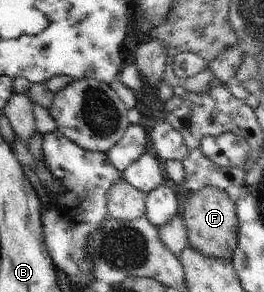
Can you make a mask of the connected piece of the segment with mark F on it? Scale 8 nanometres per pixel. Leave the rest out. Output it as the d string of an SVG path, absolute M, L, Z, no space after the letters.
M211 185L192 193L188 201L182 216L186 224L188 244L208 257L231 261L237 244L236 202L231 200L226 191Z

